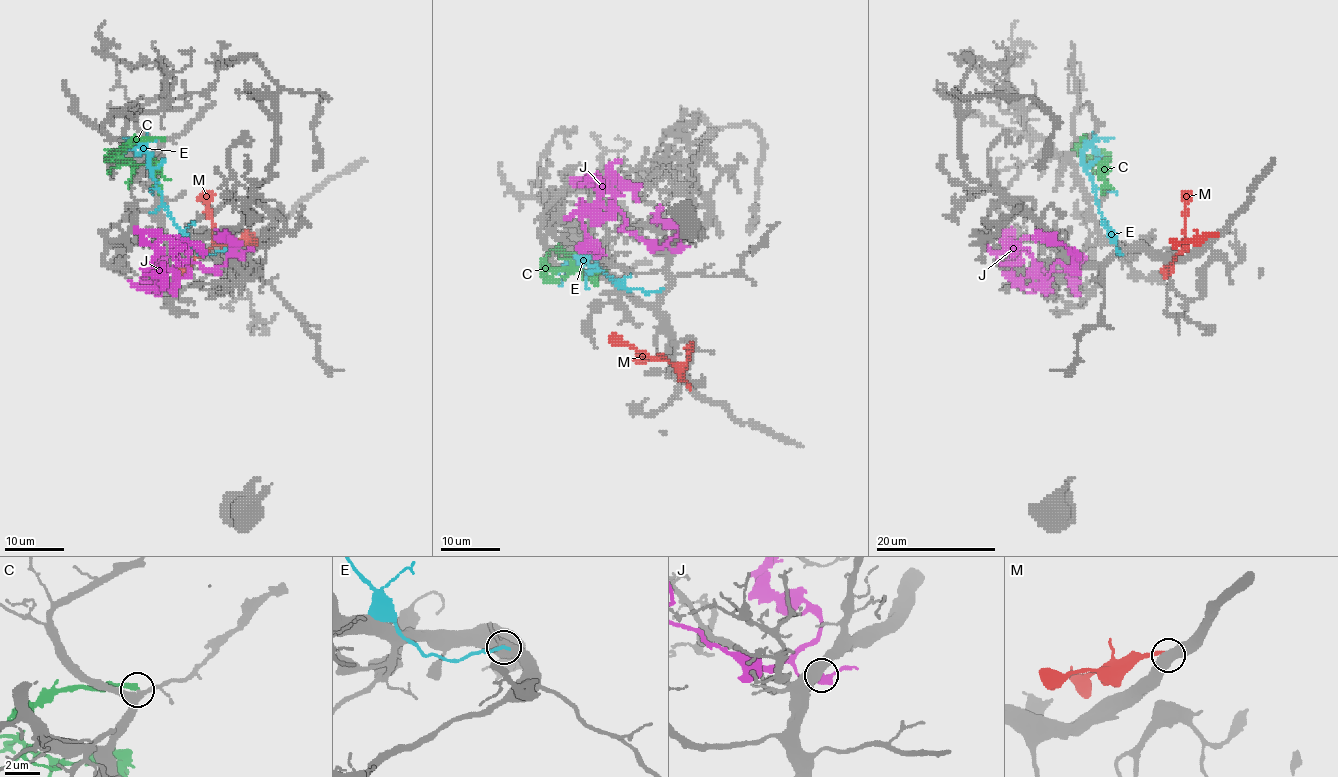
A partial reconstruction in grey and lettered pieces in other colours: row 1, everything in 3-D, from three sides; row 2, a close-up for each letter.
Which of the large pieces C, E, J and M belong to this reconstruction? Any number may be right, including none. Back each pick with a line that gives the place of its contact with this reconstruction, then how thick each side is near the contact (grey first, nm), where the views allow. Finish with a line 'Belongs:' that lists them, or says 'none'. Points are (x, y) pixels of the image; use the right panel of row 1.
C: (1081, 139) | 280/240 nm
Belongs: C

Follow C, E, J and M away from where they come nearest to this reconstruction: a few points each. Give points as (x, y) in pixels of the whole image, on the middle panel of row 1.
C: (599, 253), (570, 254), (552, 250), (544, 259), (552, 268), (596, 275)
E: (662, 289), (644, 292), (619, 286), (592, 265), (583, 253), (559, 284)
J: (677, 249), (643, 241), (623, 229), (617, 208), (596, 204), (583, 219), (580, 247), (604, 251)
M: (689, 387), (670, 362), (652, 359), (623, 343), (616, 343), (608, 335)

